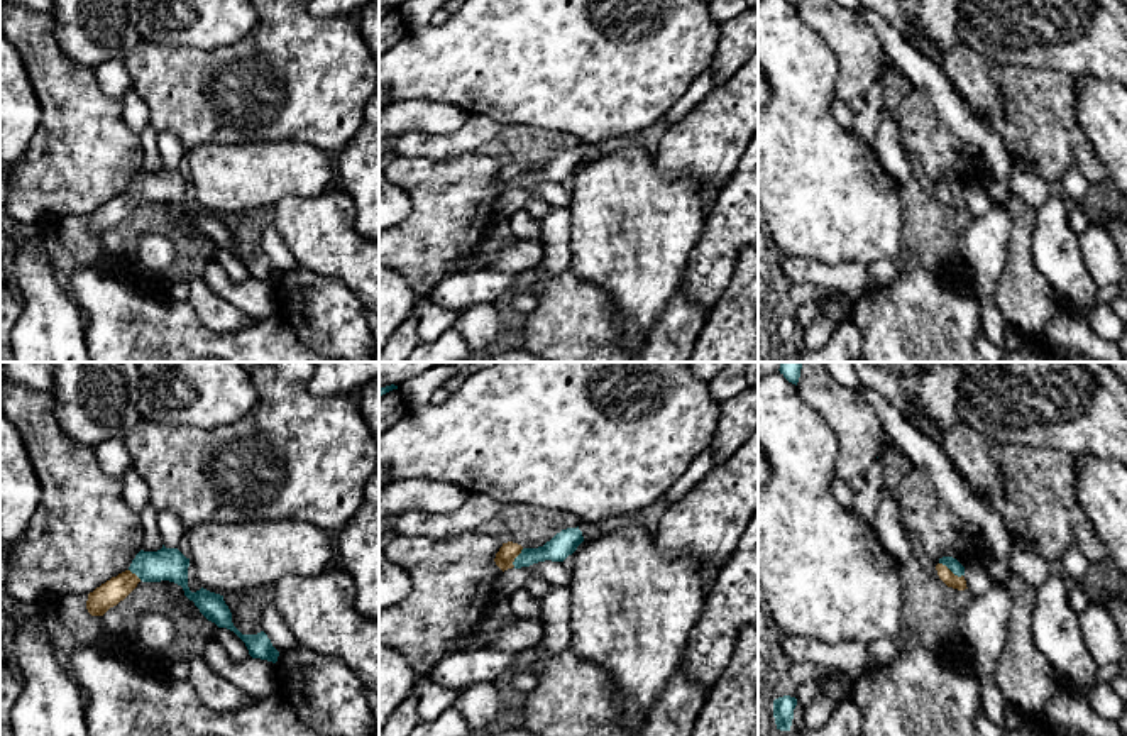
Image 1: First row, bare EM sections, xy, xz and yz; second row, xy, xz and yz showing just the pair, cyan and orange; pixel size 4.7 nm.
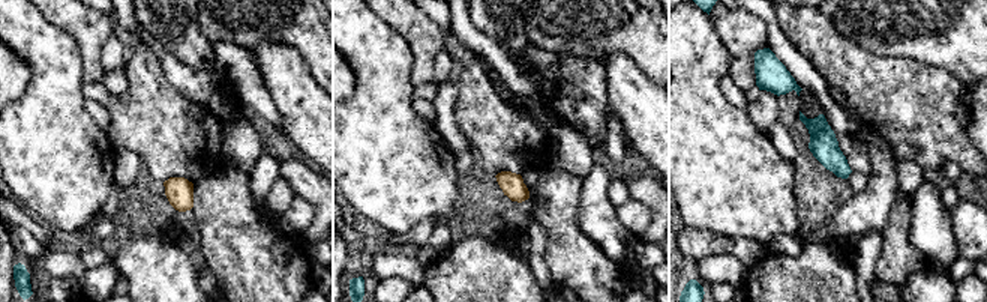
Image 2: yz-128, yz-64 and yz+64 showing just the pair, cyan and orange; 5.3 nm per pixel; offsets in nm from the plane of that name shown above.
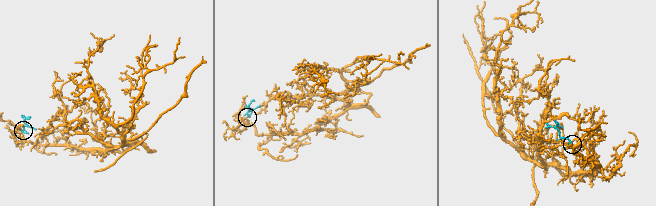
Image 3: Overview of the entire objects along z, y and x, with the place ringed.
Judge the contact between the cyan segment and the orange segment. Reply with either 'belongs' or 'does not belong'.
belongs

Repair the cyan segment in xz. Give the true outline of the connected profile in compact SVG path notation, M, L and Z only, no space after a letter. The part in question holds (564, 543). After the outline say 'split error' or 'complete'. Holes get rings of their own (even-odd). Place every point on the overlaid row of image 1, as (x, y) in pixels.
M567 528L557 533L550 541L538 548L523 548L518 543L503 543L496 553L496 565L504 572L508 568L530 567L538 562L552 560L564 562L572 555L584 541L582 531L577 528Z; split error

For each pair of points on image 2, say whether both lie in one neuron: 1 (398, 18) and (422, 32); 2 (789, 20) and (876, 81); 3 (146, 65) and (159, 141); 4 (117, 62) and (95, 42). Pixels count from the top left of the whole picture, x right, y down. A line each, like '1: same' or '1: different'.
1: same
2: same
3: same
4: different

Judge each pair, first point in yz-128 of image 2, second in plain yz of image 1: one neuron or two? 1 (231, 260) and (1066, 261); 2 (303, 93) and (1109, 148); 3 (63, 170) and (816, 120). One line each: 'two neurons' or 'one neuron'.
1: two neurons
2: one neuron
3: one neuron

